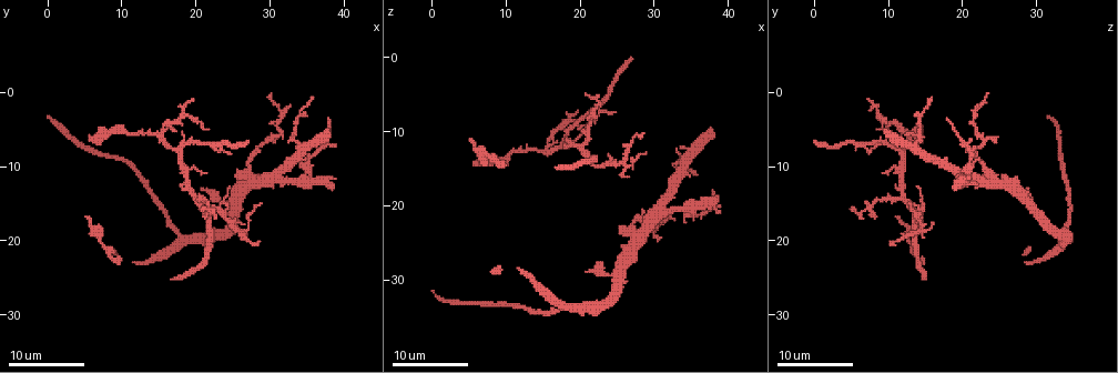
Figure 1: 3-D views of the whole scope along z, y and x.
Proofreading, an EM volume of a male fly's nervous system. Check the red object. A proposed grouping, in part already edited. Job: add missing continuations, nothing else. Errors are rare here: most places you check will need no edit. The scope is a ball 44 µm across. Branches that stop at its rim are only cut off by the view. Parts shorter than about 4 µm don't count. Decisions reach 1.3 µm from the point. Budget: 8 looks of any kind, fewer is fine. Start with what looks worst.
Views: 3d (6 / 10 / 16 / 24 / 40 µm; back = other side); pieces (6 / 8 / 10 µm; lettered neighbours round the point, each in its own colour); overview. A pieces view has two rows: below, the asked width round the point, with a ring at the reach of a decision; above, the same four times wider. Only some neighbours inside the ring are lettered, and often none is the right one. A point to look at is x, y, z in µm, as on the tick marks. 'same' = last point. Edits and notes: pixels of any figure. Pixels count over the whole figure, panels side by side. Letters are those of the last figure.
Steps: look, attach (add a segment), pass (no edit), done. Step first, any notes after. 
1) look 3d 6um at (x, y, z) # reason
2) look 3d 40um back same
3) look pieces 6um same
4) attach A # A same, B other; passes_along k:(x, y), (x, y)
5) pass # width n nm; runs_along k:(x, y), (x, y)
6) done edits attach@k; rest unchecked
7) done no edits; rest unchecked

look pieces 8um at (30.0, 0.5, 23.0) # end of a long branch

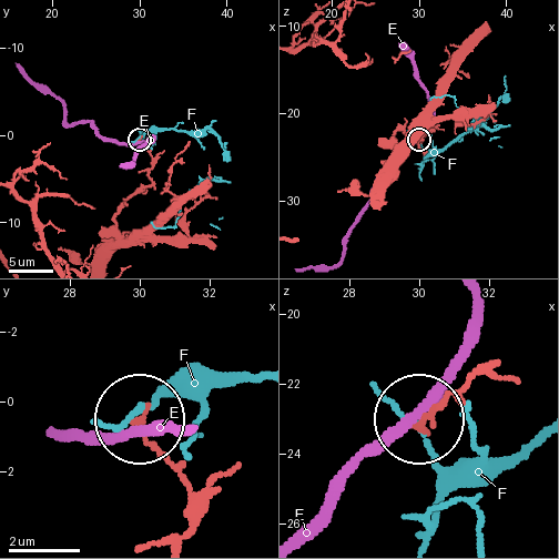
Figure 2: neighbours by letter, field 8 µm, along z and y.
pass # E other, F other; runs_along 2:(176, 540), (191, 495), (141, 427); no lettered segment goes on from it

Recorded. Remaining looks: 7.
look pieces 8um at (6.0, 6.0, 14.5) # an open end

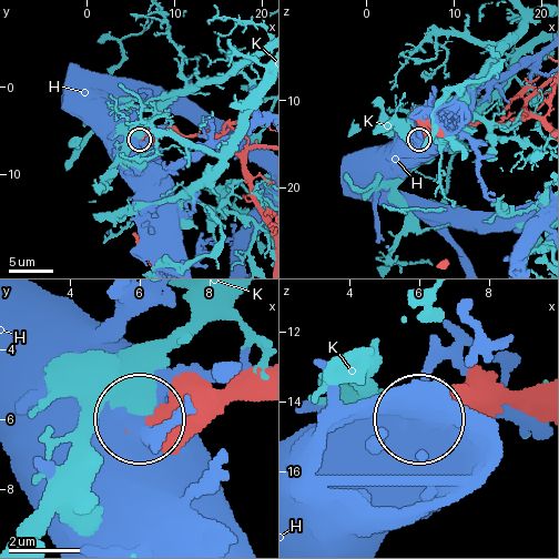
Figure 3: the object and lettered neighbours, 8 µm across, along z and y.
pass # H other, K other; runs_along 3:(261, 402), (139, 419); no lettered segment goes on from it

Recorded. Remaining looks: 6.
look pieces 8um at (21.5, 11.0, 9.5) # free end

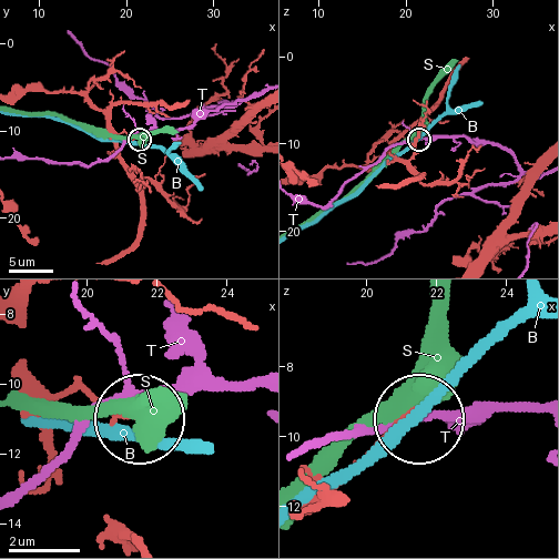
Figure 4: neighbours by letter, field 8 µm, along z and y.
pass # width 140 nm; B other, S other, T other; no lettered segment goes on from it

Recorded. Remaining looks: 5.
look 3d 6um at (35.5, 1.0, 16.0) # an open end

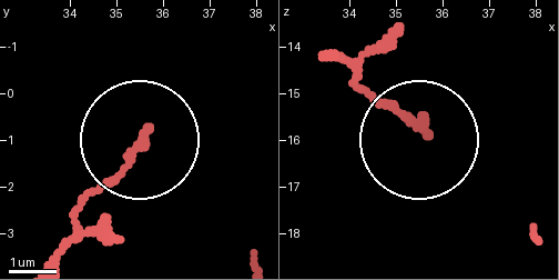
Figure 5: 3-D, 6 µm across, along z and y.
look pieces 8um at (35.60, 0.80, 15.75)

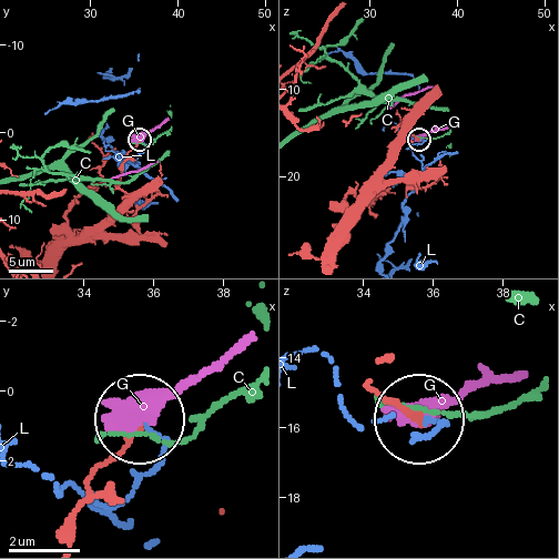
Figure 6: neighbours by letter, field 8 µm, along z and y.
pass # C other, G other, L other; runs_along 6:(67, 538), (70, 511), (135, 425); no lettered segment goes on from it

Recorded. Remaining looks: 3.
done no edits; rest unchecked

